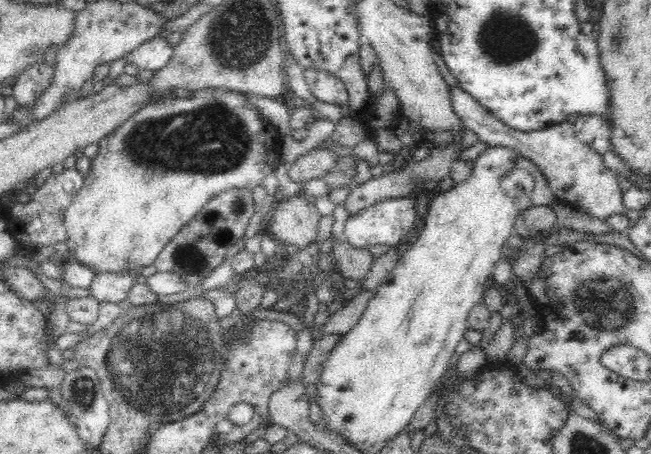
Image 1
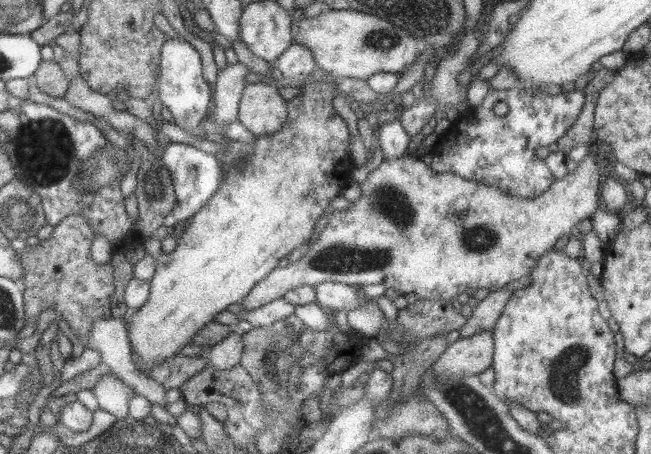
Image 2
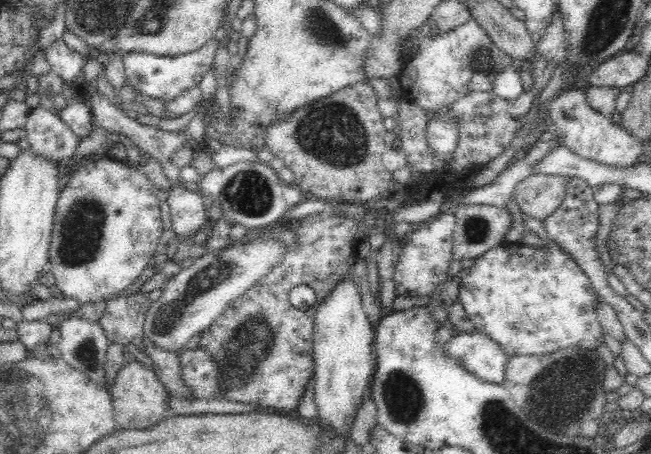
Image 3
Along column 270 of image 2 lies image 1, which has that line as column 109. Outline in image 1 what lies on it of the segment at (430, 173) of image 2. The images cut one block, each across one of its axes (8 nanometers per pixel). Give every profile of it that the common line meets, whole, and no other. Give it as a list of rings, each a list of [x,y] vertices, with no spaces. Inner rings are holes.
[[[96,274],[90,287],[92,297],[101,302],[122,304],[134,286],[129,274]]]

